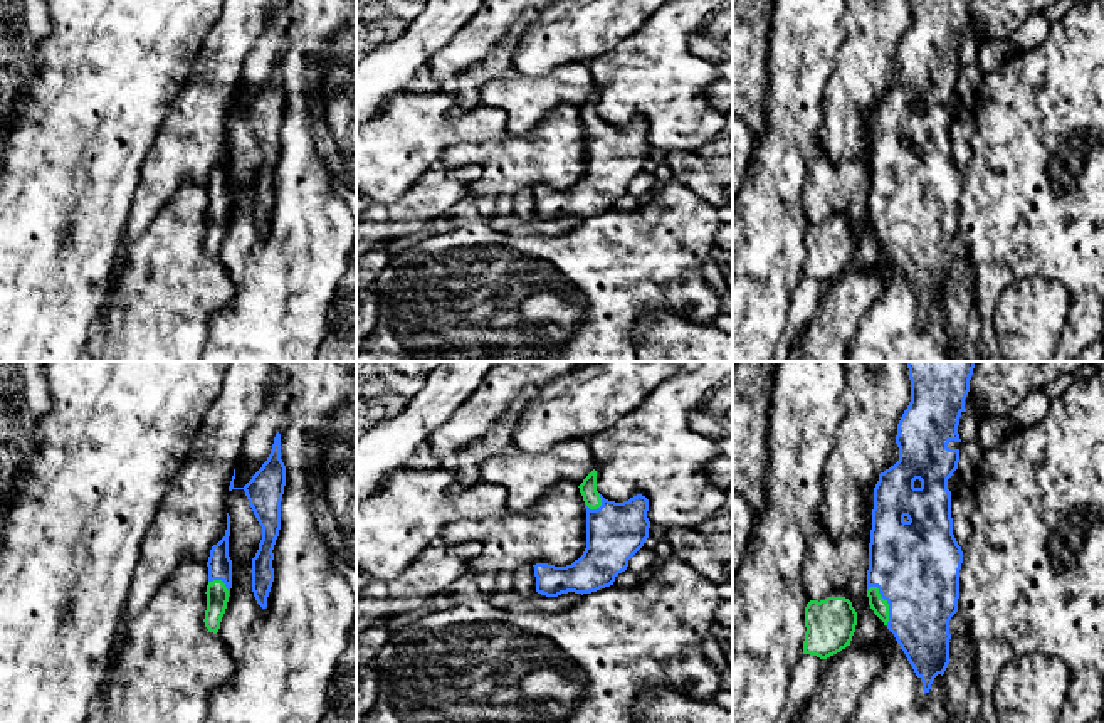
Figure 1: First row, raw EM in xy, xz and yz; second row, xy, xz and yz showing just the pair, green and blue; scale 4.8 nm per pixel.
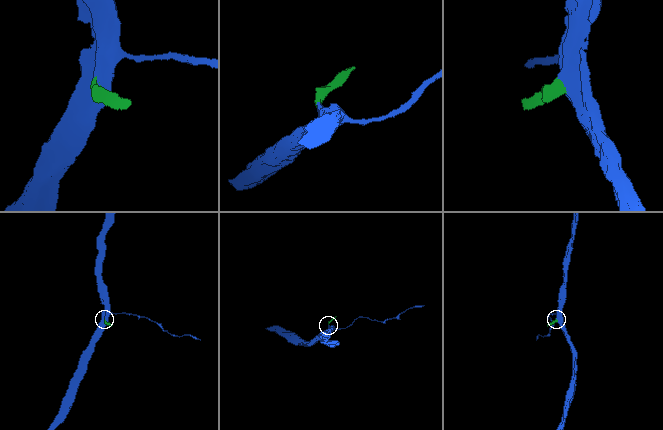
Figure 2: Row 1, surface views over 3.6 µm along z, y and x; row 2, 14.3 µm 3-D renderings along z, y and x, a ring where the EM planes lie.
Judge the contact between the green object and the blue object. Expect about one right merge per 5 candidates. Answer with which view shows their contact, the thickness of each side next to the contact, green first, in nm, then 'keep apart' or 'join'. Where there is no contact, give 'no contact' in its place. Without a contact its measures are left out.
contact in yz; calibres 80 and 420 nm; join

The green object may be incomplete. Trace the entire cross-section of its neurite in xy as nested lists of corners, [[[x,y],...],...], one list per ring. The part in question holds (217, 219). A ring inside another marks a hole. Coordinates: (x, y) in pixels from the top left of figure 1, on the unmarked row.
[[[227,136],[225,160],[212,170],[207,185],[208,190],[208,208],[207,208],[207,234],[205,251],[217,257],[220,252],[222,240],[227,232],[227,225],[232,212],[232,183],[229,180],[229,160],[230,160],[230,140]]]

